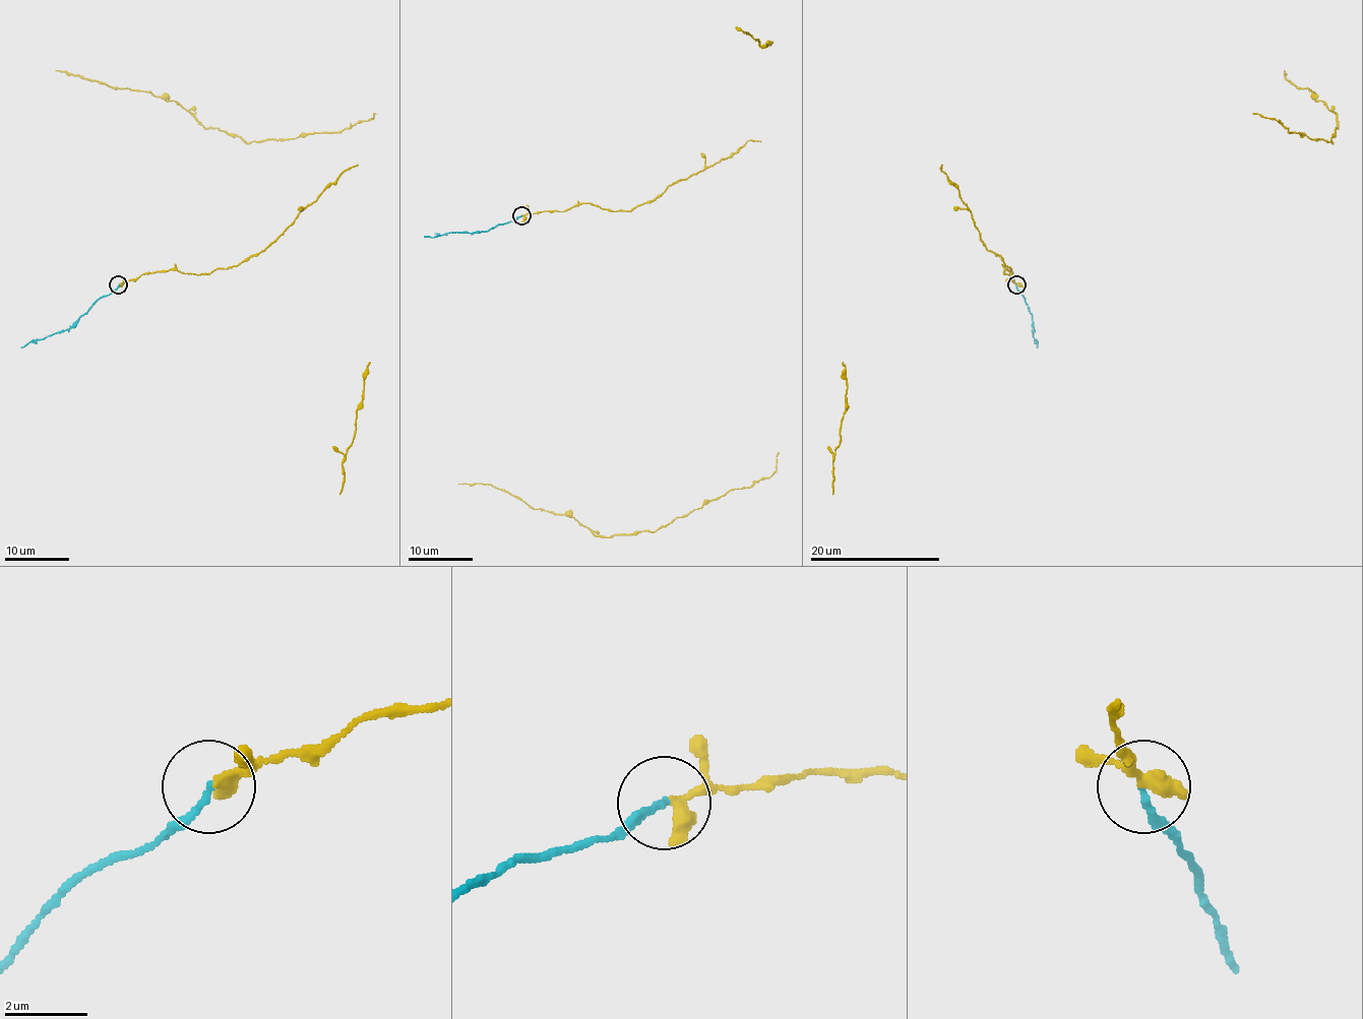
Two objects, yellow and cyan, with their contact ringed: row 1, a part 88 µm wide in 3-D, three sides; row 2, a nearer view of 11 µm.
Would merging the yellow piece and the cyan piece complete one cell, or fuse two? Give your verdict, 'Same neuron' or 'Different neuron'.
Same neuron

